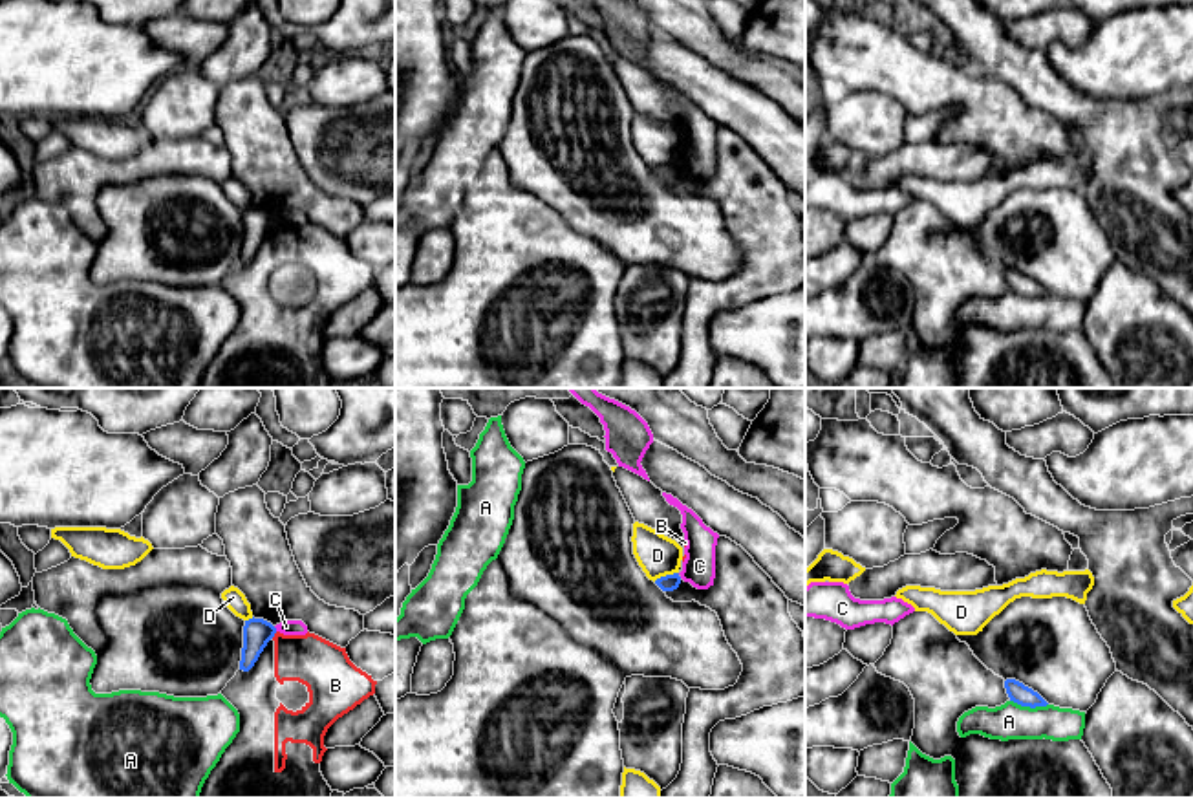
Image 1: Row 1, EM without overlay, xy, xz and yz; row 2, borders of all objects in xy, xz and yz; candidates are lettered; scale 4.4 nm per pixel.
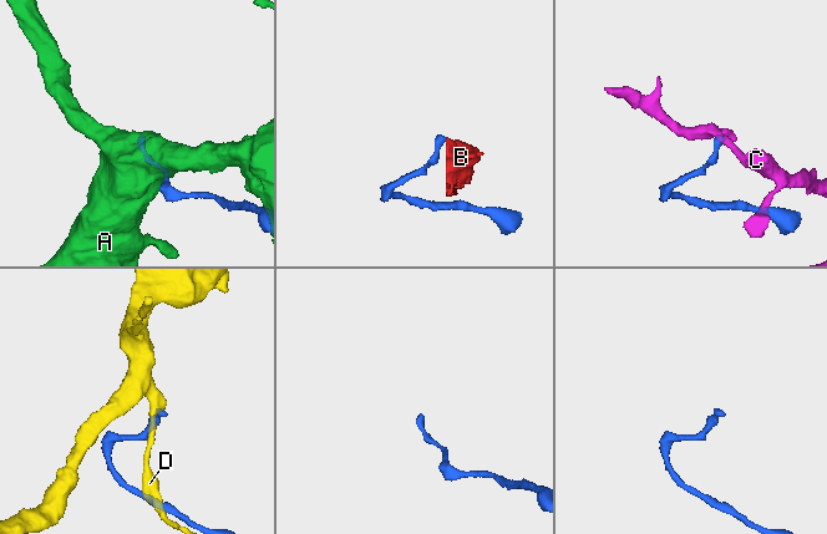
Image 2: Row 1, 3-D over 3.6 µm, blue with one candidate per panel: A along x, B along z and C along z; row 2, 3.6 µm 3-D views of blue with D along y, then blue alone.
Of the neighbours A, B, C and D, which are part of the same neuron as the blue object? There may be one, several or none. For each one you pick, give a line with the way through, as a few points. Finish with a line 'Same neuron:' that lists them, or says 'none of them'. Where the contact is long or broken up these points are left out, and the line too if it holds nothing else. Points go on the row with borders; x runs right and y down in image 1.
Same neuron: none of them

